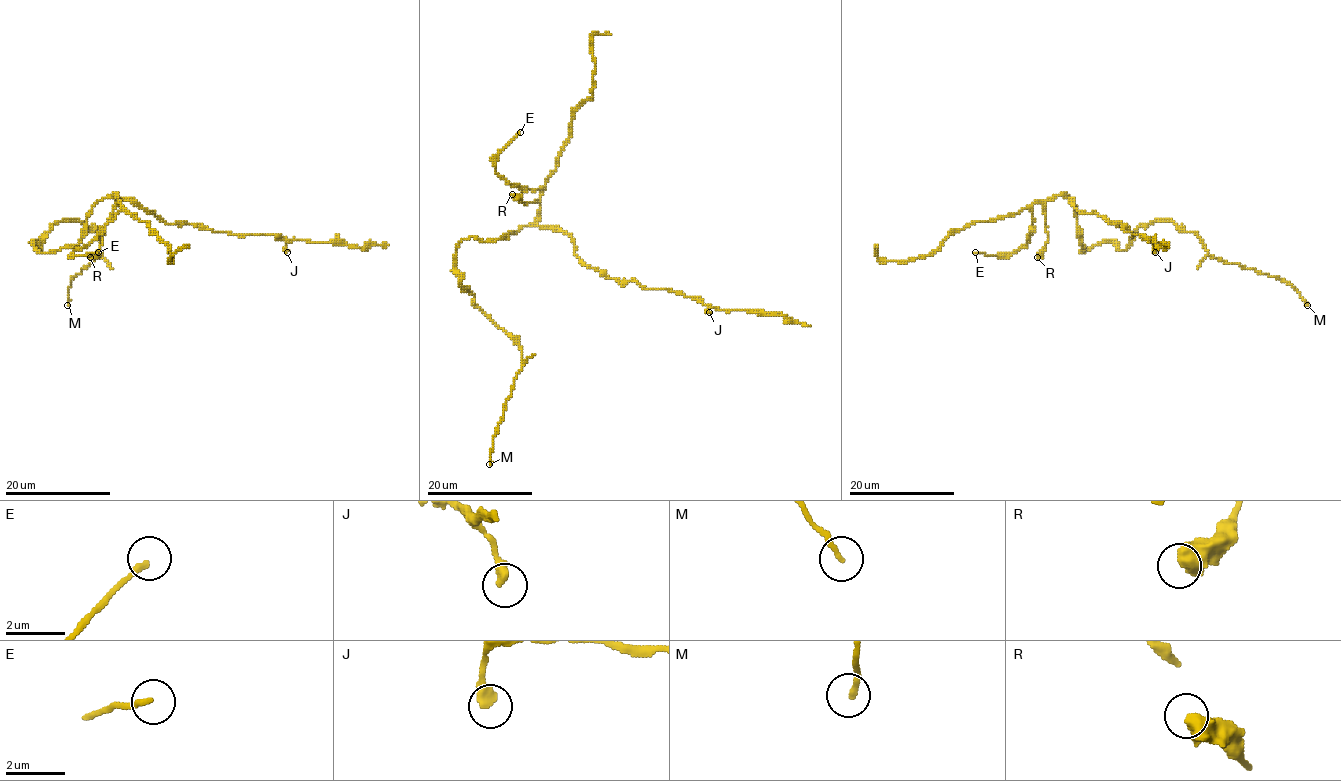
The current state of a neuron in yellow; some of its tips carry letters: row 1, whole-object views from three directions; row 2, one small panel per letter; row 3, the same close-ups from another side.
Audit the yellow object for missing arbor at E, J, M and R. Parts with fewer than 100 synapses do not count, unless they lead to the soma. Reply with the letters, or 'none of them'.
none of them

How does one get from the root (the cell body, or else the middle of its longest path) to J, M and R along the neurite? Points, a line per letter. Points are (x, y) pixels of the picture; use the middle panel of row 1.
J: (505, 236), (533, 224), (559, 228), (572, 238), (575, 254), (585, 265), (609, 278), (698, 297), (709, 312)
M: (505, 236), (486, 241), (468, 237), (455, 250), (459, 284), (521, 351), (522, 367), (492, 439), (489, 464)
R: (505, 236), (530, 225), (539, 211), (539, 202), (524, 204), (512, 194)

